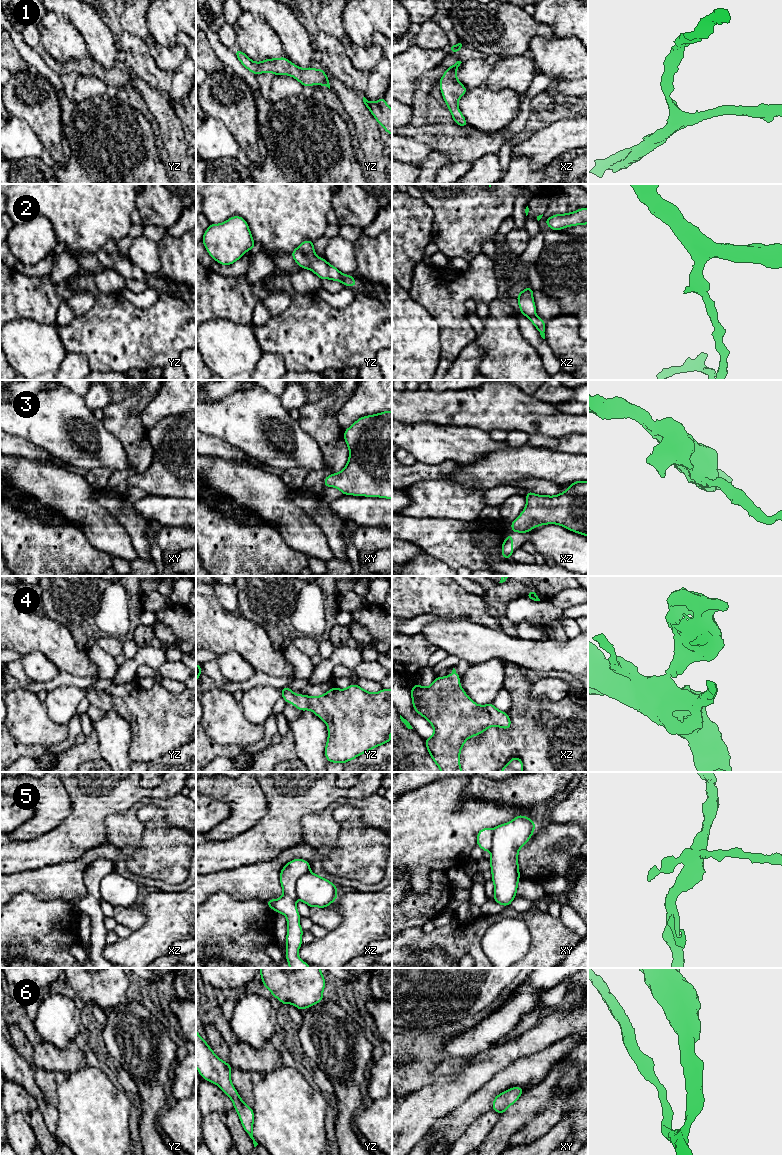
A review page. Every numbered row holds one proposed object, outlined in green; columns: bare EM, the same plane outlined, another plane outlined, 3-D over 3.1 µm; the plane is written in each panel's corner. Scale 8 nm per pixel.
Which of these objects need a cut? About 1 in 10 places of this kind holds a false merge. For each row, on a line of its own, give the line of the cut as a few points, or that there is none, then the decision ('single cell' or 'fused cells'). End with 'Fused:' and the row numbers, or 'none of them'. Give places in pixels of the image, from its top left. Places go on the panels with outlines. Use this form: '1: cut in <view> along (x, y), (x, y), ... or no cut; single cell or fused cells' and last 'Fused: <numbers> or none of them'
1: no cut; single cell
2: no cut; single cell
3: no cut; single cell
4: no cut; single cell
5: no cut; single cell
6: no cut; single cell
Fused: none of them

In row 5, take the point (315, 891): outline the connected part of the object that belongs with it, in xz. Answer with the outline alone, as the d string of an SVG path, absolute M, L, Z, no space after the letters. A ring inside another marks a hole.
M300 858L285 864L280 872L280 884L283 895L277 900L266 901L266 904L287 918L285 957L289 968L310 968L310 965L298 956L298 950L302 945L303 929L299 923L300 914L296 908L296 900L301 900L310 908L329 907L338 898L337 886L312 873L310 863Z

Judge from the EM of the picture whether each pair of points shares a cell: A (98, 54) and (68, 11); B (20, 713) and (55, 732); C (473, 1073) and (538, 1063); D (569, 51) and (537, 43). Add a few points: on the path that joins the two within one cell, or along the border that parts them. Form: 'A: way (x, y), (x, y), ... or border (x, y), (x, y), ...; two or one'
A: way (98, 43), (98, 38), (79, 19); one
B: way (29, 722), (34, 727), (46, 732); one
C: border (524, 1057), (499, 1070), (485, 1083); two
D: way (561, 51), (545, 51); one

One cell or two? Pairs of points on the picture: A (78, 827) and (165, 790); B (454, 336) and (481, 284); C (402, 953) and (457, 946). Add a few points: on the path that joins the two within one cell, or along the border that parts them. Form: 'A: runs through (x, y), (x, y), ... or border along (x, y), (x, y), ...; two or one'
A: runs through (100, 805), (113, 792), (143, 792); one
B: runs through (454, 322), (455, 304), (467, 292); one
C: runs through (416, 949), (443, 947); one

